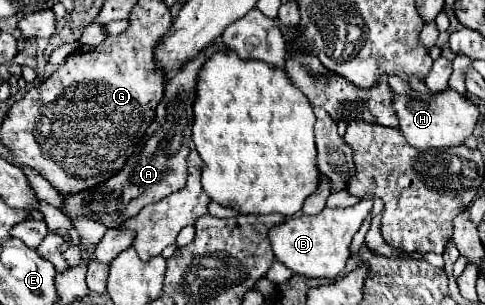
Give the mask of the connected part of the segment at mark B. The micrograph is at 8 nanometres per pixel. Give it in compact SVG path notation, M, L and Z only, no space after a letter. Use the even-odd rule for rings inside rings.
M360 200L350 208L324 208L316 216L294 216L286 222L270 228L270 242L276 260L288 266L294 274L310 278L334 280L346 266L352 236L360 230L364 218L370 214L372 202Z

